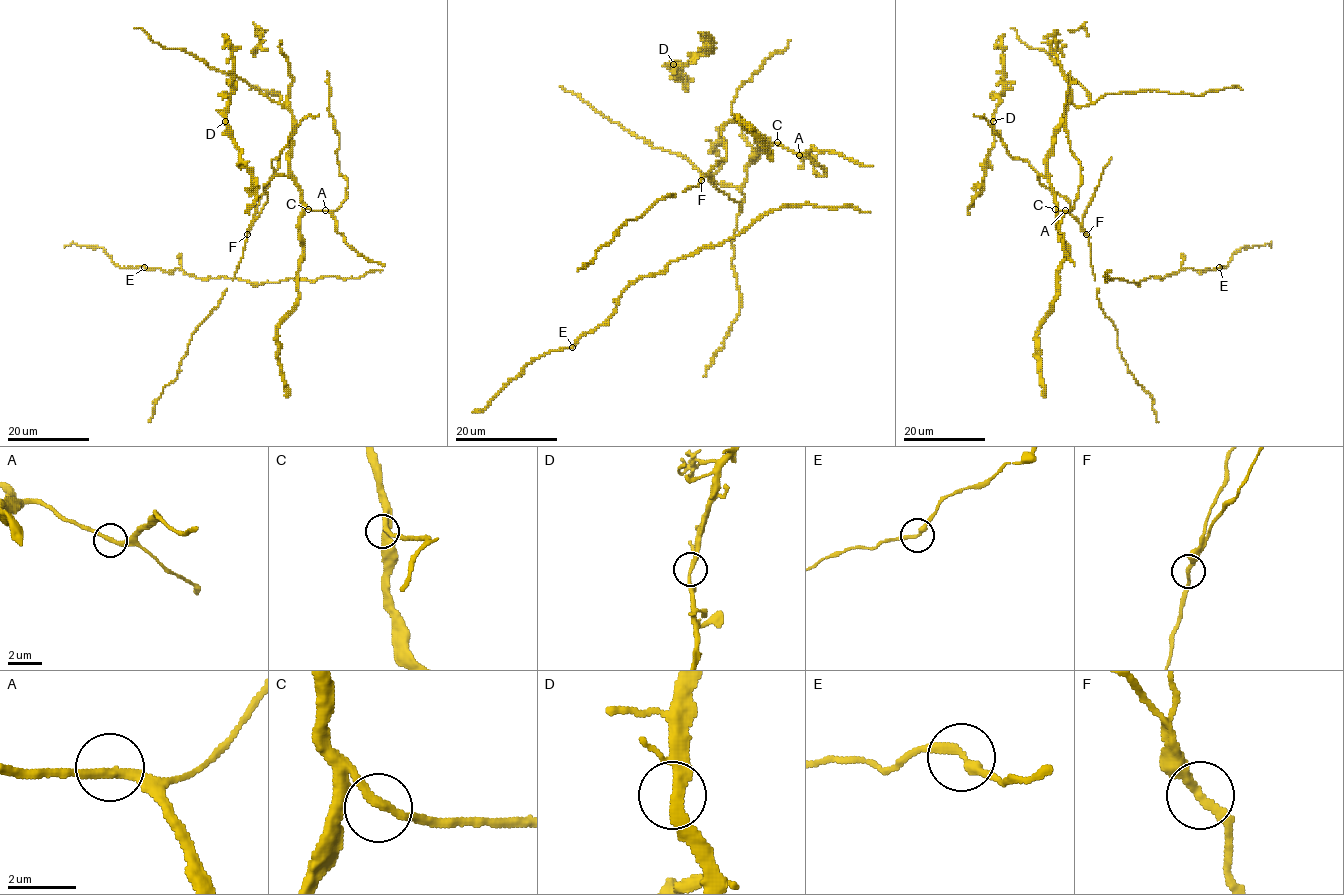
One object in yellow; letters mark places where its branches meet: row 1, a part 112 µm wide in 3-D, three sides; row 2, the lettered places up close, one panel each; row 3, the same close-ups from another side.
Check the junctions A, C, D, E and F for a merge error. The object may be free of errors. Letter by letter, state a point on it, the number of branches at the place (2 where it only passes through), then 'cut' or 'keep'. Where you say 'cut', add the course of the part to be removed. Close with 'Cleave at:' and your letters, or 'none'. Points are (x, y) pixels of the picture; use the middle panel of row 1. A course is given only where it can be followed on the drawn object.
A: at (799, 155); 2 branches meet; keep
C: at (777, 142); 2 branches meet; keep
D: at (673, 64); 2 branches meet; keep
E: at (572, 347); 2 branches meet; keep
F: at (701, 180); 2 branches meet; cut; foreign part runs (701, 181), (708, 175), (722, 192), (737, 201), (742, 213)
Cleave at: F

